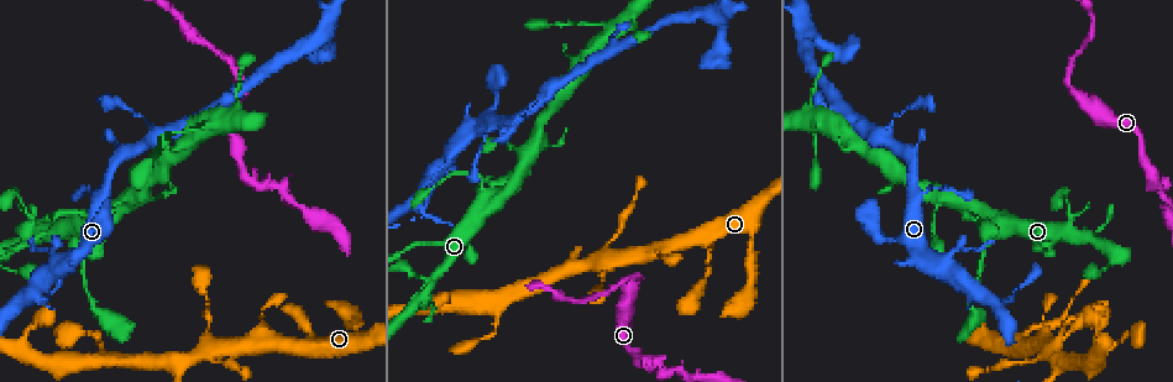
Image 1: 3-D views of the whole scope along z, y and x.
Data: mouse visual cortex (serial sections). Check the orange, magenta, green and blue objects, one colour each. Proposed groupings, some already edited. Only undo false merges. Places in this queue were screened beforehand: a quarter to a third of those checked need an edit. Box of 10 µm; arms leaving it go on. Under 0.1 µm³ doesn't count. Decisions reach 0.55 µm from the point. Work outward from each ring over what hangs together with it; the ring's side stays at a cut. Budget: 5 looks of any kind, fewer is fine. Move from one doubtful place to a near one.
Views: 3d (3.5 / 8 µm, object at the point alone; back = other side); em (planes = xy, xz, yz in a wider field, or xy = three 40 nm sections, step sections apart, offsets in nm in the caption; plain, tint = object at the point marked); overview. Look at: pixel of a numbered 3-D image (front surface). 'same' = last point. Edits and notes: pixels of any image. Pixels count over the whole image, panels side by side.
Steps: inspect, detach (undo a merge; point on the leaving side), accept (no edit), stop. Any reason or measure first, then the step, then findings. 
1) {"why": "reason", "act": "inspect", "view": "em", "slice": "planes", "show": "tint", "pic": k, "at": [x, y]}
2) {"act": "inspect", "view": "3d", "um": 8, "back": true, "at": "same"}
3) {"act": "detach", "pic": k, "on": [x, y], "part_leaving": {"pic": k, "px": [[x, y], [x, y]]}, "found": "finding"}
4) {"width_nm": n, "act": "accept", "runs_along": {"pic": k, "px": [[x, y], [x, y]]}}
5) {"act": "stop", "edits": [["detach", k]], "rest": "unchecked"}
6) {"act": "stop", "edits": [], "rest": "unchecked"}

{"why": "sudden change in width", "act": "inspect", "view": "3d", "um": 8, "pic": 1, "at": [631, 276]}

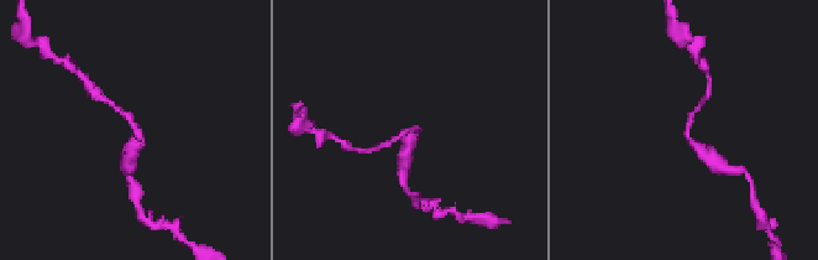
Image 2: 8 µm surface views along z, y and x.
{"act": "inspect", "view": "3d", "um": 3.5, "at": "same"}

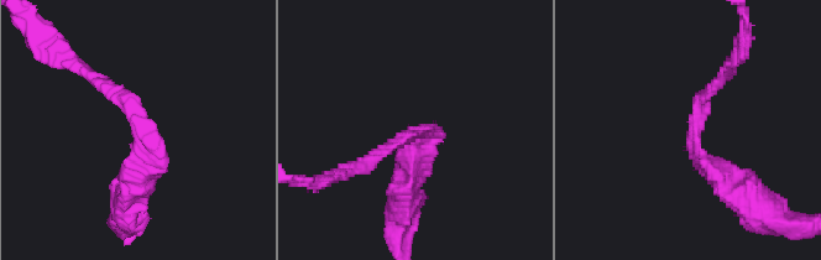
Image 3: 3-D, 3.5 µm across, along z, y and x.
{"arm_widths_nm": [150, 300], "why": "shape alone is not enough", "act": "inspect", "view": "em", "slice": "planes", "show": "tint", "pic": 3, "at": [143, 133]}

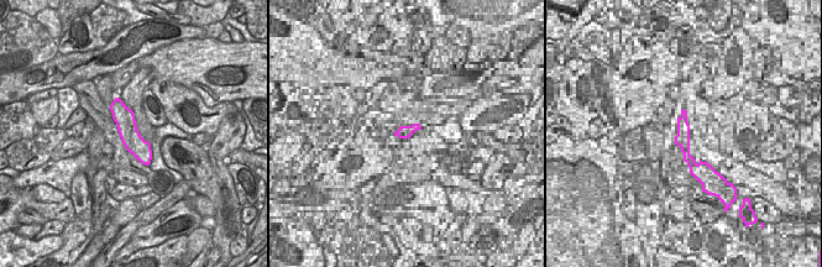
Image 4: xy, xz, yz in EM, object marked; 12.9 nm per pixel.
{"width_nm": 280, "act": "accept", "runs_along": {"pic": 4, "px": [[118, 101], [130, 137], [146, 161]]}, "found": "one cell here"}

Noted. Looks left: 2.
{"why": "narrows sharply", "act": "inspect", "view": "3d", "um": 3.5, "pic": 1, "at": [1067, 208]}

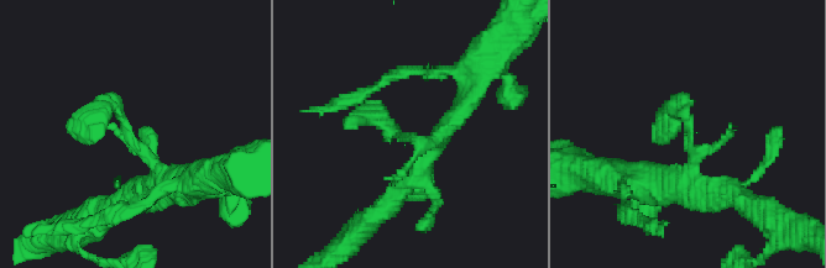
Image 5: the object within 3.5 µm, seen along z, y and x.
{"act": "inspect", "view": "em", "slice": "xy", "step": 1, "show": "tint", "pic": 5, "at": [409, 139]}

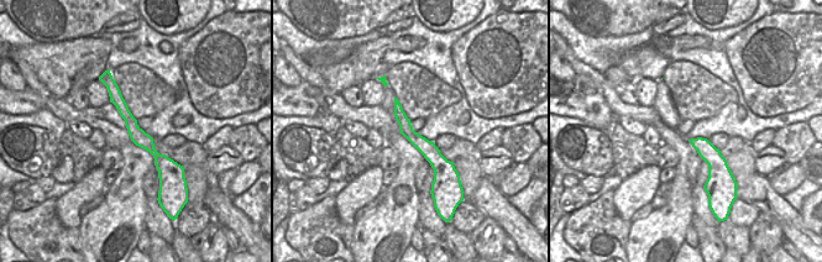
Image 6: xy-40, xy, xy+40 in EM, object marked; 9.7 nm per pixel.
{"width_nm": 160, "act": "accept", "runs_along": {"pic": 5, "px": [[179, 185], [115, 106], [80, 125]]}, "found": "one cell here"}

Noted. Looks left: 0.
{"act": "stop", "edits": [], "rest": "unchecked"}

